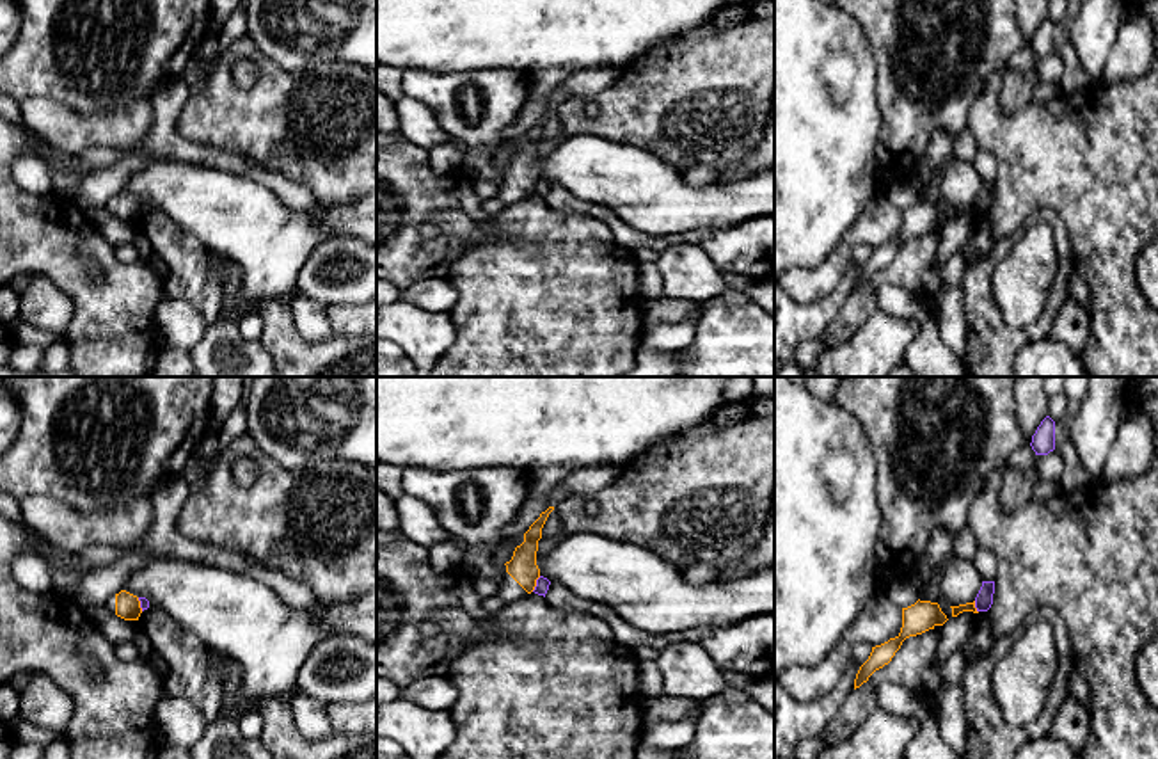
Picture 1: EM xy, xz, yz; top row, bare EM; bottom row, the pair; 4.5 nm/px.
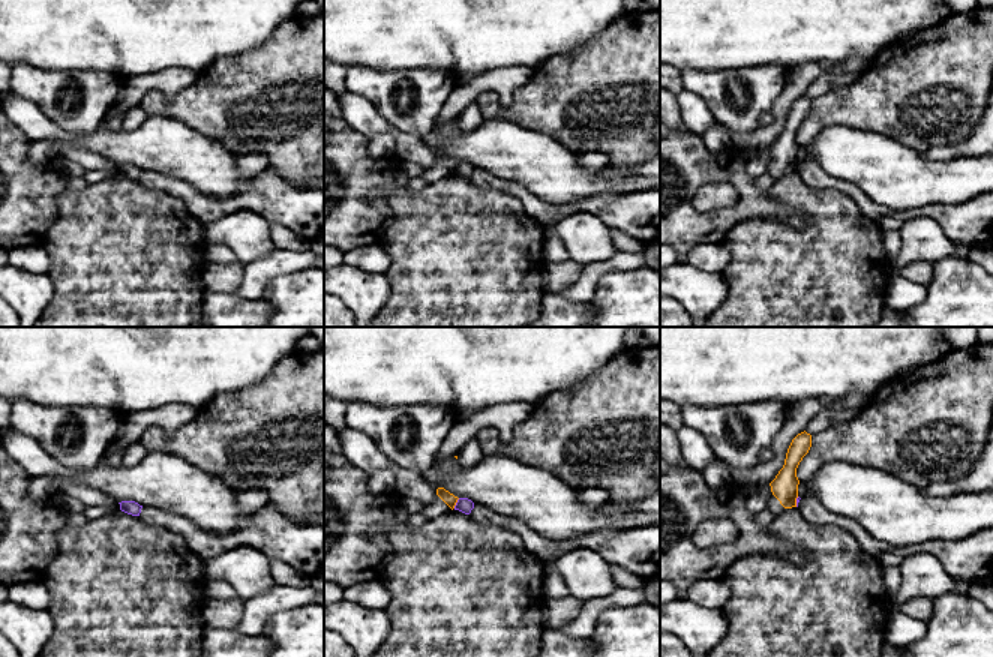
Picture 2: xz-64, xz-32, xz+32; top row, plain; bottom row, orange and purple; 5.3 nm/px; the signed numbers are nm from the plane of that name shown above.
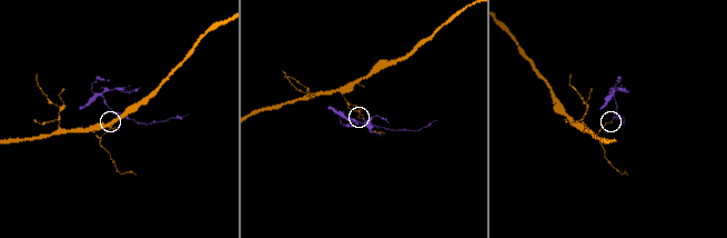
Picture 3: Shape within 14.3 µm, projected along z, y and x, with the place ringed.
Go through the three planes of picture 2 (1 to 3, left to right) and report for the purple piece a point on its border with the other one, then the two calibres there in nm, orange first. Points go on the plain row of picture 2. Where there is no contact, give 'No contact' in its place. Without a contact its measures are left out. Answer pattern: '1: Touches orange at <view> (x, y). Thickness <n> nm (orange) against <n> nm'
1: No contact
2: Touches orange at xz-32 (456, 165). Thickness 70 nm (orange) against 80 nm
3: Touches orange at xz+32 (795, 165). Thickness 140 nm (orange) against 20 nm

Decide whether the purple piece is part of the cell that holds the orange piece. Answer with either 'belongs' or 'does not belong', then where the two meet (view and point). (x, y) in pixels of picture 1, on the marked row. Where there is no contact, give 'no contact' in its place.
does not belong | xz (535, 583)

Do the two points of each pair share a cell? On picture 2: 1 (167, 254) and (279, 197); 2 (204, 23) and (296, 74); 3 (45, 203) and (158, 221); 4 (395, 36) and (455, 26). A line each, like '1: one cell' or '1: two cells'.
1: two cells
2: two cells
3: two cells
4: one cell

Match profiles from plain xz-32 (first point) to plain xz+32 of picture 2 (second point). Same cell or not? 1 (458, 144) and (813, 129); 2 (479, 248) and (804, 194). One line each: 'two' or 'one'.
1: two
2: one

